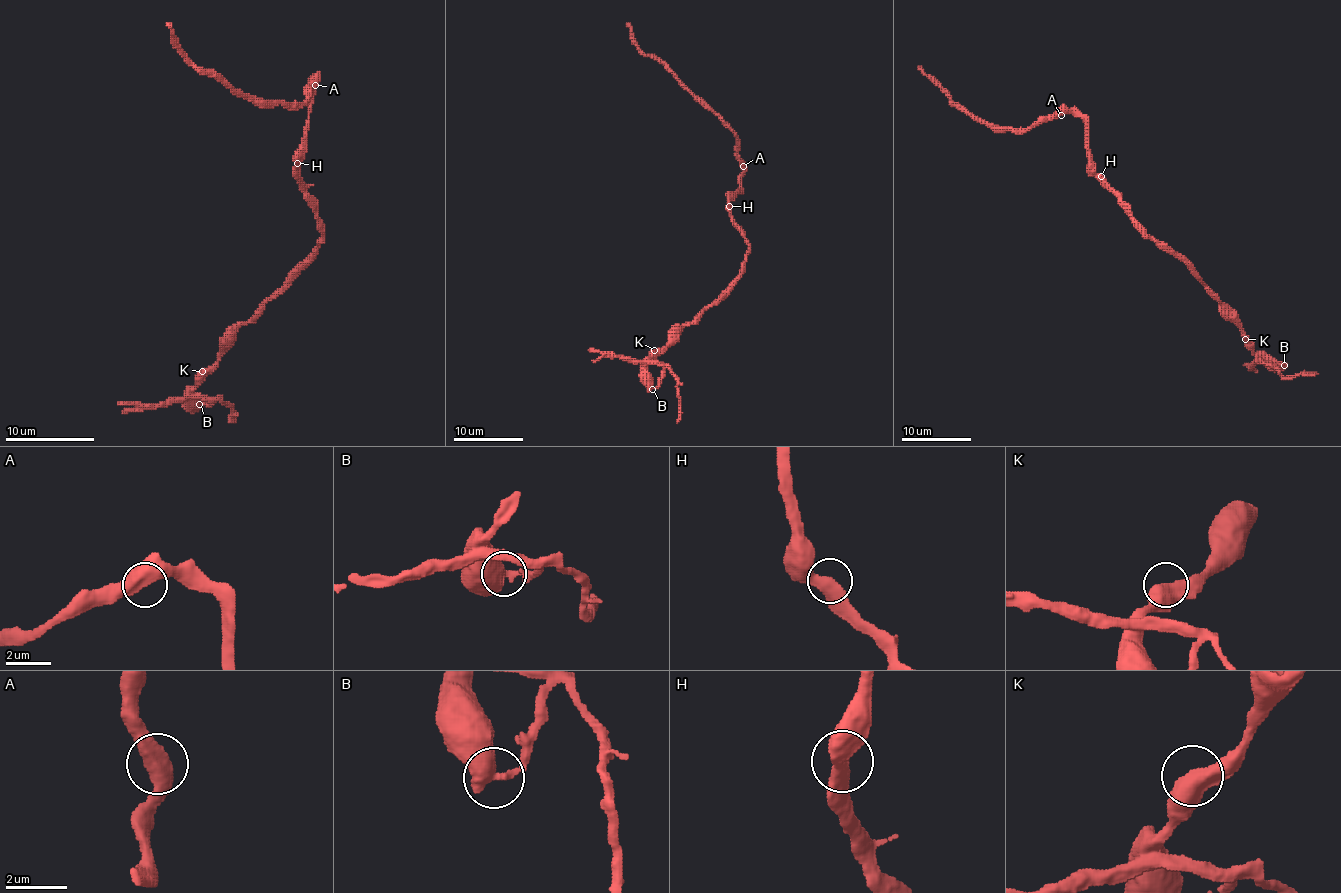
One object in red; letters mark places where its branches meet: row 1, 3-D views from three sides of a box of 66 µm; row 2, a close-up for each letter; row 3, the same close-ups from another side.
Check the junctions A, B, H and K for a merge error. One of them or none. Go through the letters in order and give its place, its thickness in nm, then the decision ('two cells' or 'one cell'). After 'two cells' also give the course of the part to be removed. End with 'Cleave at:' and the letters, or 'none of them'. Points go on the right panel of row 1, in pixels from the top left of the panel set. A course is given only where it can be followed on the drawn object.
A: place (1061, 115); calibre 550 nm; one cell
B: place (1284, 365); calibre 500 nm; two cells; course (1283, 365), (1259, 360), (1254, 365), (1245, 363)
H: place (1101, 176); calibre 480 nm; one cell
K: place (1245, 339); calibre 500 nm; one cell
Cleave at: B

